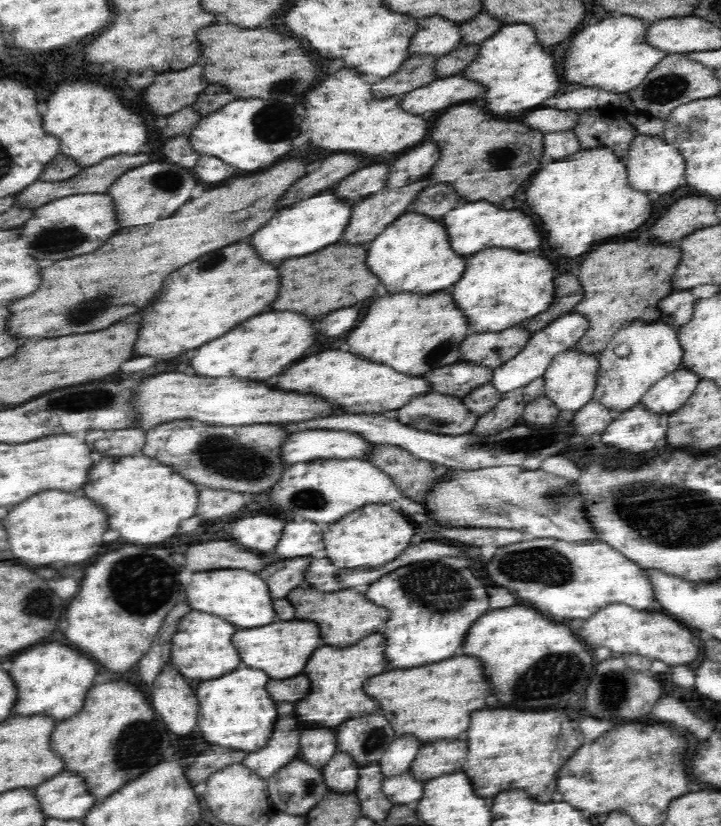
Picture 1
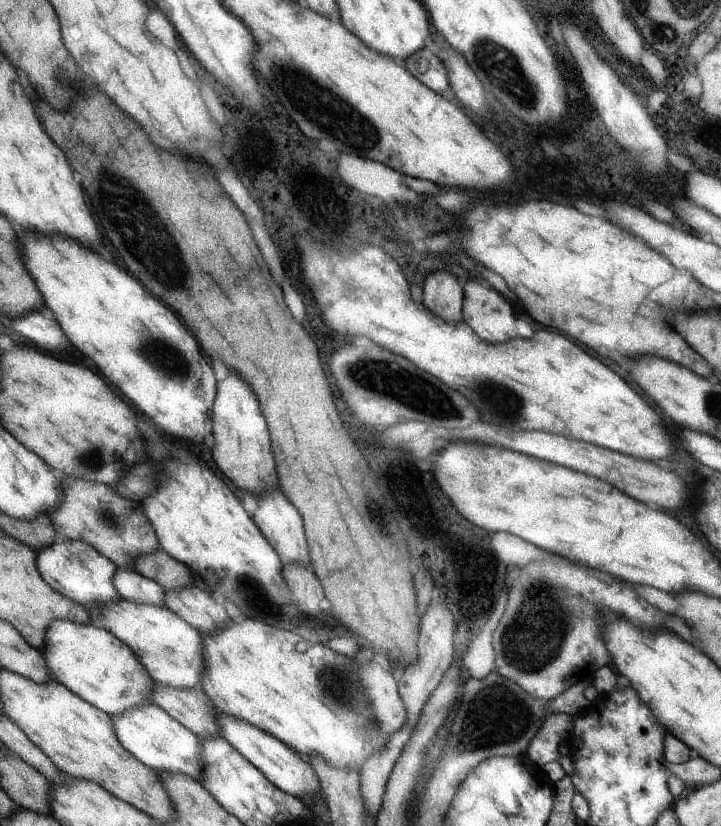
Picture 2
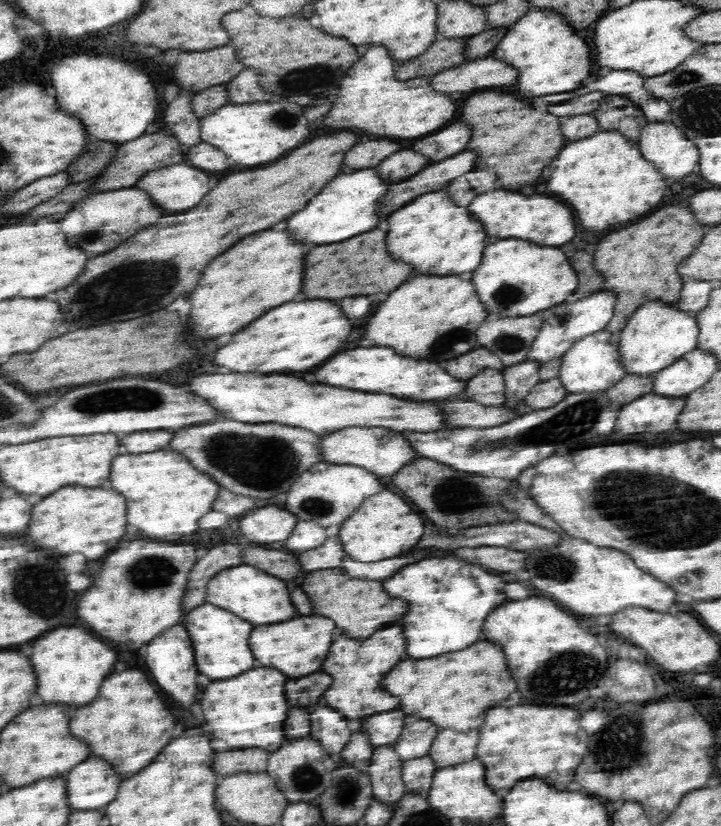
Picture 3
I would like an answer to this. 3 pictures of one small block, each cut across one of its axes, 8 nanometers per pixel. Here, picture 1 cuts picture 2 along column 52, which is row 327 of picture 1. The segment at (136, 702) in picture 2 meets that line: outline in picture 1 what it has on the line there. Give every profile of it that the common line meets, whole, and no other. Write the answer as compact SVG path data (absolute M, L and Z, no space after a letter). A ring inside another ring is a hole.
M662 320L653 323L634 321L616 332L608 346L597 356L594 392L591 399L600 401L608 409L624 414L640 404L649 388L682 367L682 345L678 342L679 327ZM626 344L630 348L627 356L620 357L614 348Z

